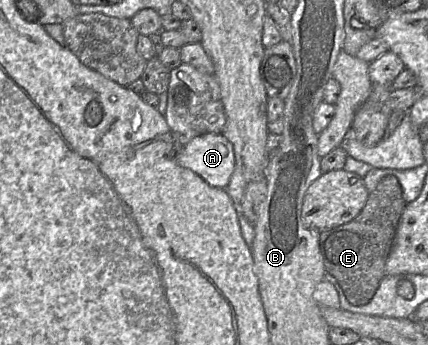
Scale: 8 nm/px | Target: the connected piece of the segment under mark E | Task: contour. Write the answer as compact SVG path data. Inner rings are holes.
M393 175L382 178L371 192L360 213L350 222L320 231L319 246L323 266L339 283L347 300L365 306L373 298L385 275L385 264L391 250L401 214L407 202Z

